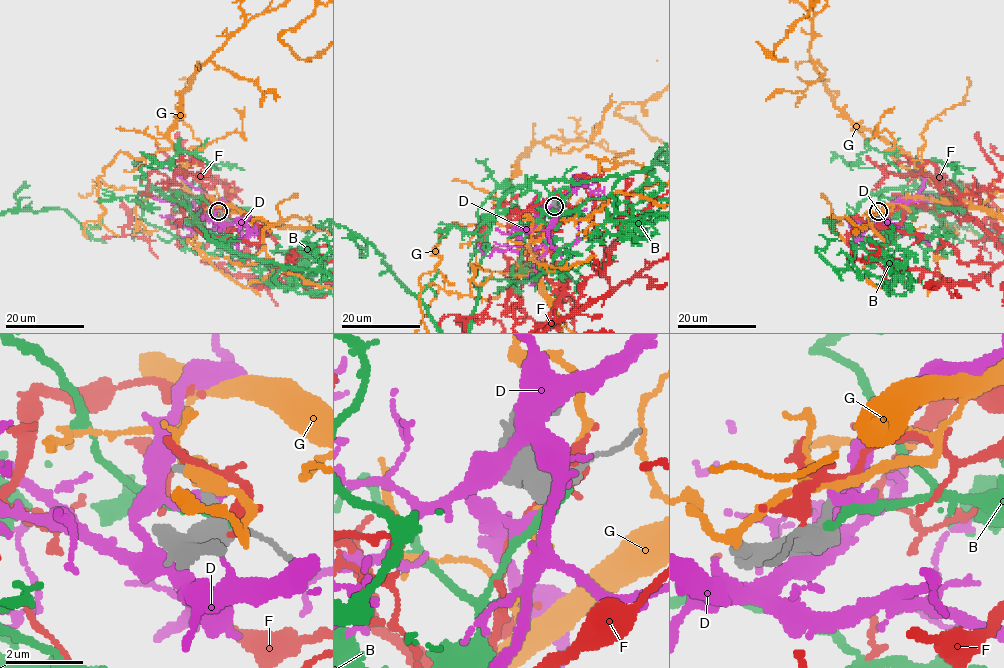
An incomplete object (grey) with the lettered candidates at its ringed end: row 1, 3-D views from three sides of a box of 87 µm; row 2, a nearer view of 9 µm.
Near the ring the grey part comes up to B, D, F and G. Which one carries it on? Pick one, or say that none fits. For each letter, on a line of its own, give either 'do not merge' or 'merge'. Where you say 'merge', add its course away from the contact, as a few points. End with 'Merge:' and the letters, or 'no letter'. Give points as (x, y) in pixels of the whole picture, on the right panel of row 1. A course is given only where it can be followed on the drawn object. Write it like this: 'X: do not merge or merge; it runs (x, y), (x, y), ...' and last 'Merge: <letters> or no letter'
B: do not merge
D: do not merge
F: do not merge
G: do not merge
Merge: no letter

